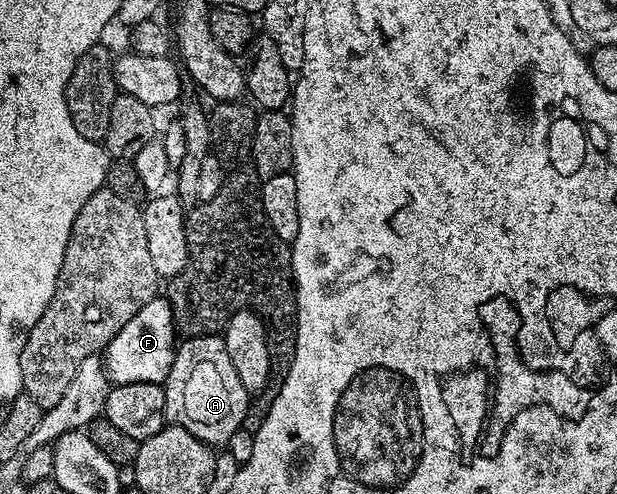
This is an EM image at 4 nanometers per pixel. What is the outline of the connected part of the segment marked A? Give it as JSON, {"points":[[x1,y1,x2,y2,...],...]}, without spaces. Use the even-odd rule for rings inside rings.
{"points":[[222,335,188,336,176,347,173,366,163,384,164,417,174,427,189,430,203,444,227,444,241,429,249,405,249,393,237,378,237,369,225,350]]}

